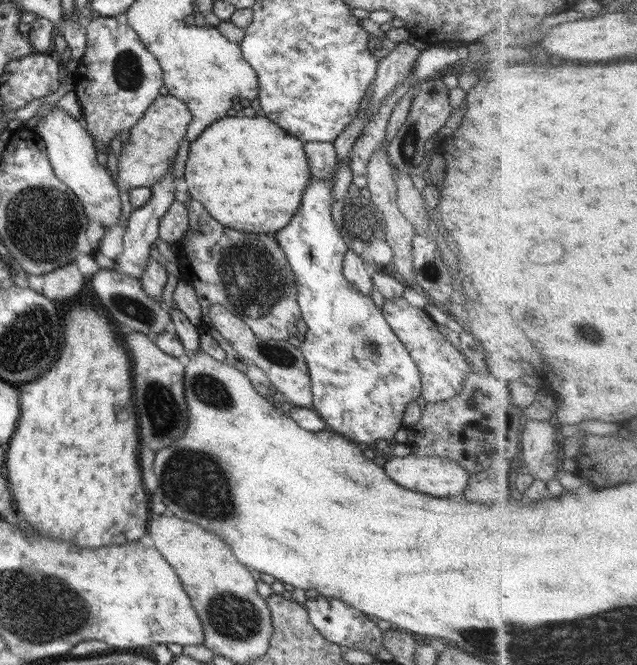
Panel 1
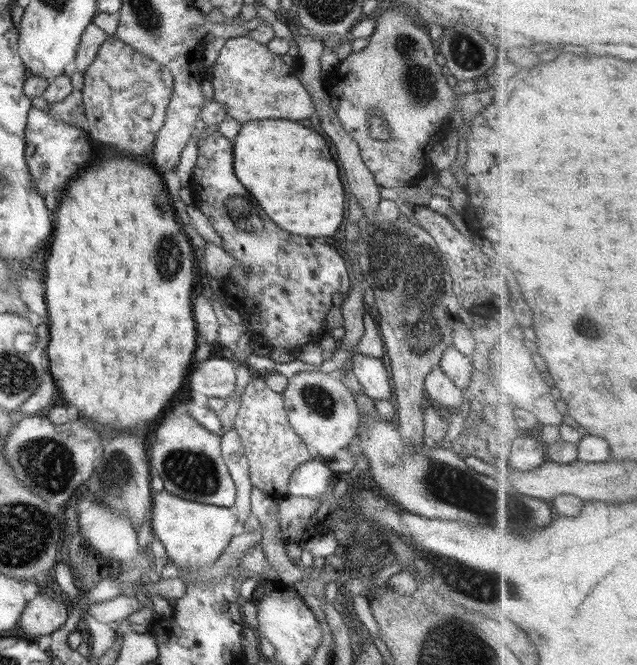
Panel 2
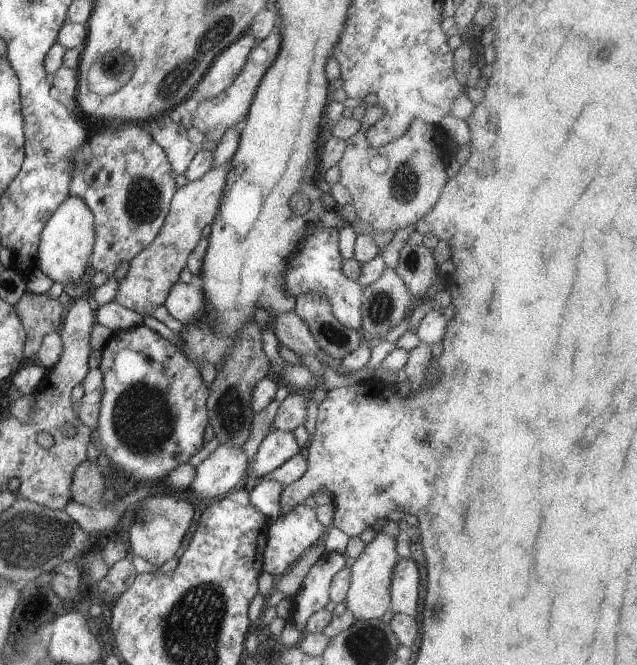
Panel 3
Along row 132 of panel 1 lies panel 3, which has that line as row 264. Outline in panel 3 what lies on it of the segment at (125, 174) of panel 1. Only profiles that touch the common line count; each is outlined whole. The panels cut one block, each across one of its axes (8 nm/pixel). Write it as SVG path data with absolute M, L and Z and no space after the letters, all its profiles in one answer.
M230 162L218 168L212 168L200 180L189 182L176 190L162 230L158 232L158 236L151 244L148 244L138 256L130 261L126 276L118 280L118 294L114 298L115 302L126 309L138 312L144 318L154 308L164 305L174 284L180 282L180 272L187 266L190 253L202 238L202 230L205 226L210 226L218 214L222 190L228 180L228 172L230 172Z

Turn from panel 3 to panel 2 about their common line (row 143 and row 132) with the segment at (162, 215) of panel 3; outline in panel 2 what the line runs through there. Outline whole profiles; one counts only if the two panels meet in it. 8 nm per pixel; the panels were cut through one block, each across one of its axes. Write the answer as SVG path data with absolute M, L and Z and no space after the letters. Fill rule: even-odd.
M114 34L102 42L96 58L83 76L81 92L88 136L100 144L112 146L119 155L149 159L149 149L156 140L157 131L164 125L173 93L174 81L170 70L140 54ZM144 104L152 106L148 118L138 112Z

